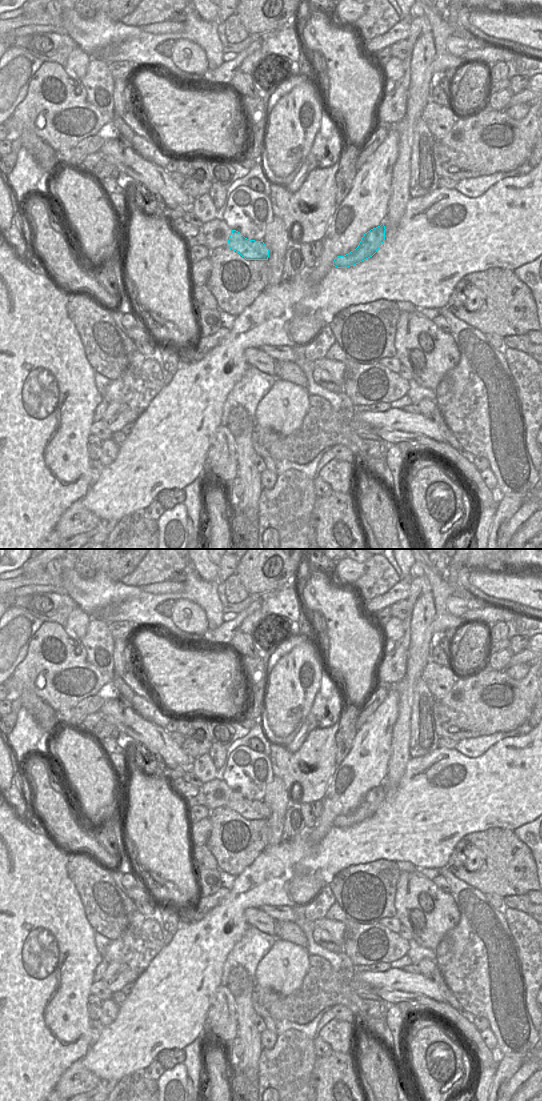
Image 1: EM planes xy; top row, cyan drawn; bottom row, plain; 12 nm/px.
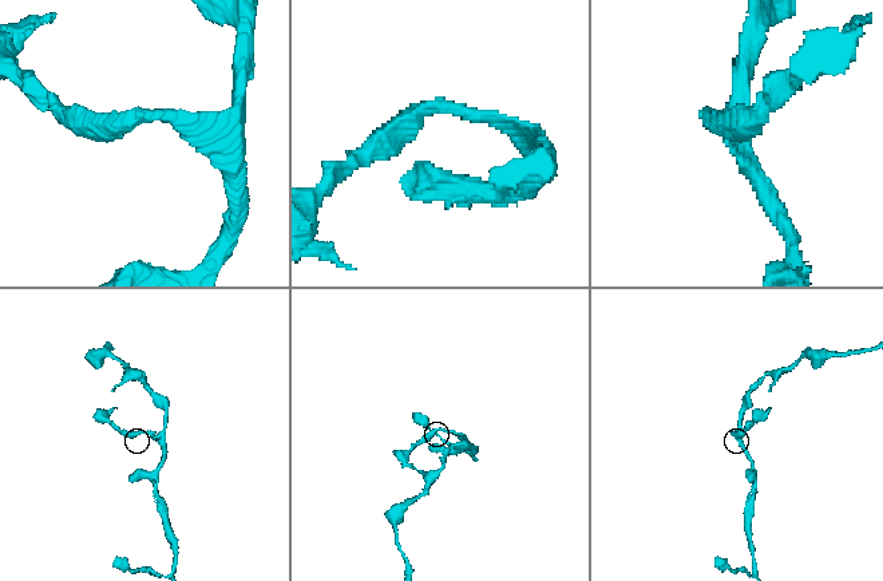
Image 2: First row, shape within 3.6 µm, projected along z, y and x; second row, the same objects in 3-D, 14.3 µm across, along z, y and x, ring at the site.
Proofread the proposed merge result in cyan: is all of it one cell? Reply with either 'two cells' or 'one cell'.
one cell

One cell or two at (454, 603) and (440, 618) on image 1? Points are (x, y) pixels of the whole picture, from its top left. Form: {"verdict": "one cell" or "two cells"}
{"verdict": "two cells"}

